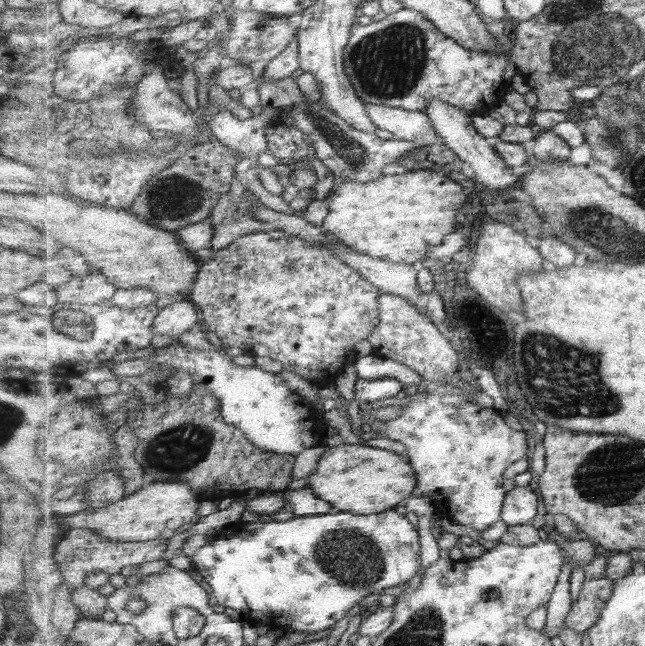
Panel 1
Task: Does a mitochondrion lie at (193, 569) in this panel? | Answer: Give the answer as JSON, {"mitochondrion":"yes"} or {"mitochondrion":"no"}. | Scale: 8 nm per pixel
{"mitochondrion":"no"}

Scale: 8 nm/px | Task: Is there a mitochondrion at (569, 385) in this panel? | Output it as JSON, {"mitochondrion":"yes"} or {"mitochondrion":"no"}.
{"mitochondrion":"yes"}

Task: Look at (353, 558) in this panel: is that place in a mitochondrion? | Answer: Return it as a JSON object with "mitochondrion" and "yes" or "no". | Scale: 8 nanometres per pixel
{"mitochondrion":"yes"}

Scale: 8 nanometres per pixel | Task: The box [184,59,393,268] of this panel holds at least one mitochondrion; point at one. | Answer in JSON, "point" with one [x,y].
{"point":[351,153]}

